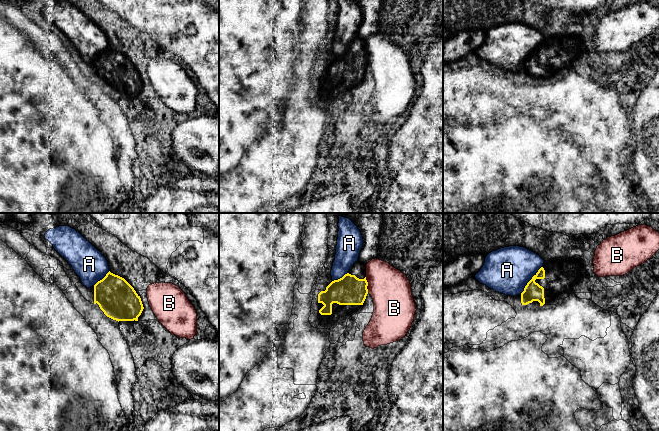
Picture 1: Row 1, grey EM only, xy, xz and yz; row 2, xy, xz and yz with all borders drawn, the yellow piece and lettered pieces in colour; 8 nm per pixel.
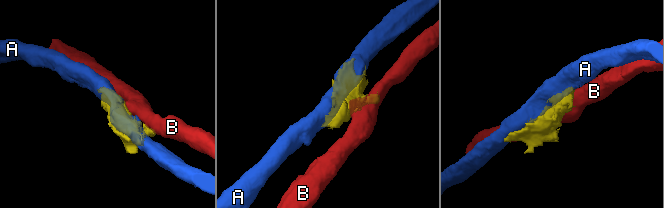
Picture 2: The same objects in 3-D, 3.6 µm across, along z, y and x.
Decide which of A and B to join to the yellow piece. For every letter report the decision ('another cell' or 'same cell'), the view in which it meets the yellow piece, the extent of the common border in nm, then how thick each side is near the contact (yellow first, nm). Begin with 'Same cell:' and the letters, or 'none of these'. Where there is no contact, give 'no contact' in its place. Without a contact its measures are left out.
Same cell: none of these
A: another cell; meets yellow in yz; contact 280 nm long; 150 nm thick on the yellow side, 360 nm on the other
B: another cell; meets yellow in xz; contact 130 nm long; 240 nm thick on the yellow side, 320 nm on the other

